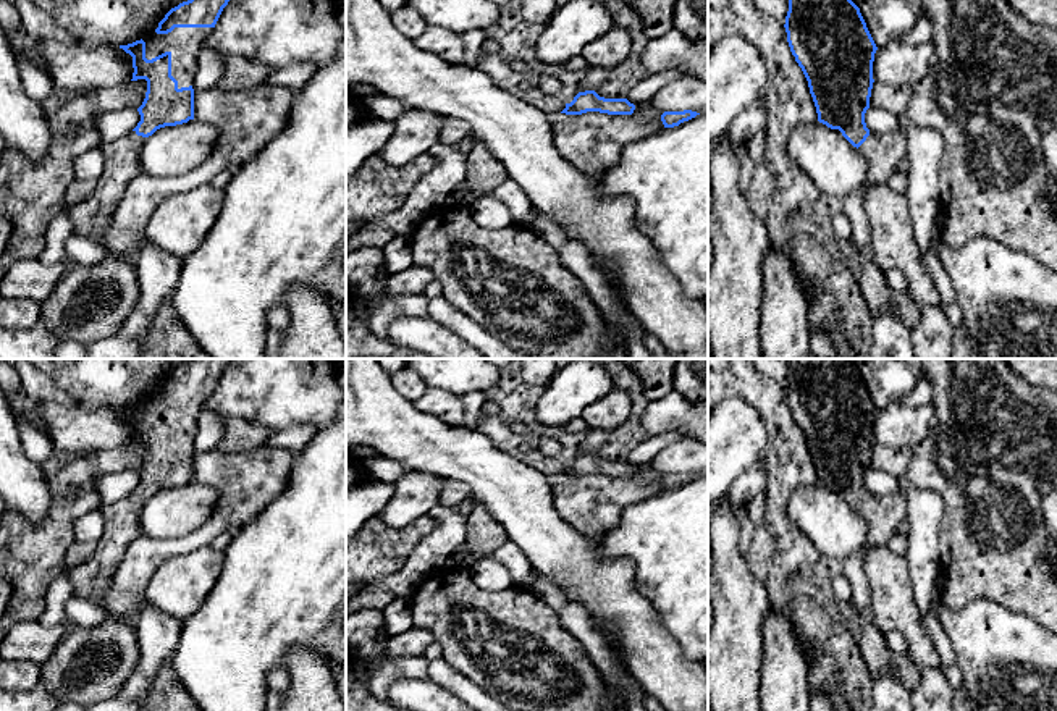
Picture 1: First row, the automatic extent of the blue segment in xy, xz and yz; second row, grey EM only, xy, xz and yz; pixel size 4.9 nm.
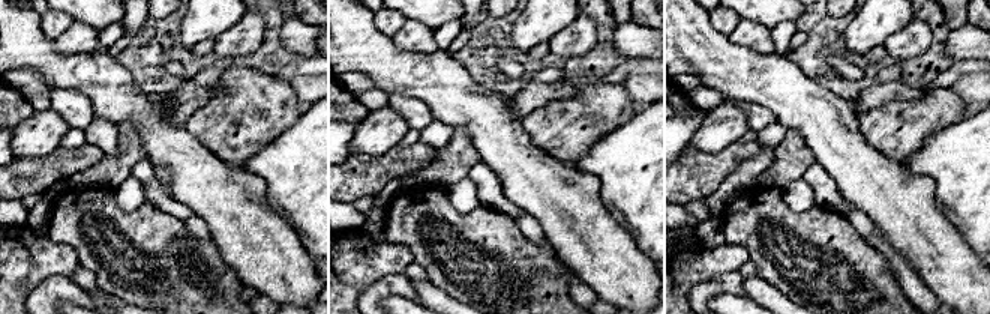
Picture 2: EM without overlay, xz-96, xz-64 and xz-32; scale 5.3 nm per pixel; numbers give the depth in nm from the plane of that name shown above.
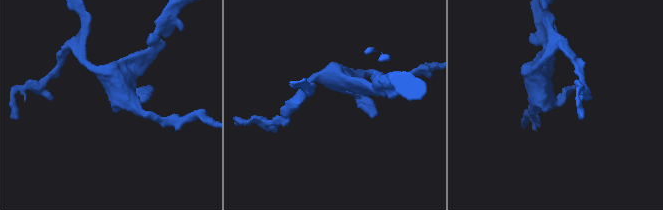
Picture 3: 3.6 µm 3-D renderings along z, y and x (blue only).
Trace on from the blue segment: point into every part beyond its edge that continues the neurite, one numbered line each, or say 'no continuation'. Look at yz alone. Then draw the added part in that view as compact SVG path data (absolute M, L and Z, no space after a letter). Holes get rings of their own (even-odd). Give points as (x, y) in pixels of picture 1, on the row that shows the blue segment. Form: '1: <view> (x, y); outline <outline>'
1: yz (883, 152); outline M900 128L882 134L870 133L858 150L866 160L865 186L887 183L899 162L907 157L907 137Z

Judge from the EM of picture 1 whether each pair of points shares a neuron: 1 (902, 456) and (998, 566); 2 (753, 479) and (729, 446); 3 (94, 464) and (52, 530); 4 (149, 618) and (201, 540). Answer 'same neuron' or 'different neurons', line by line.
1: different neurons
2: different neurons
3: same neuron
4: different neurons

